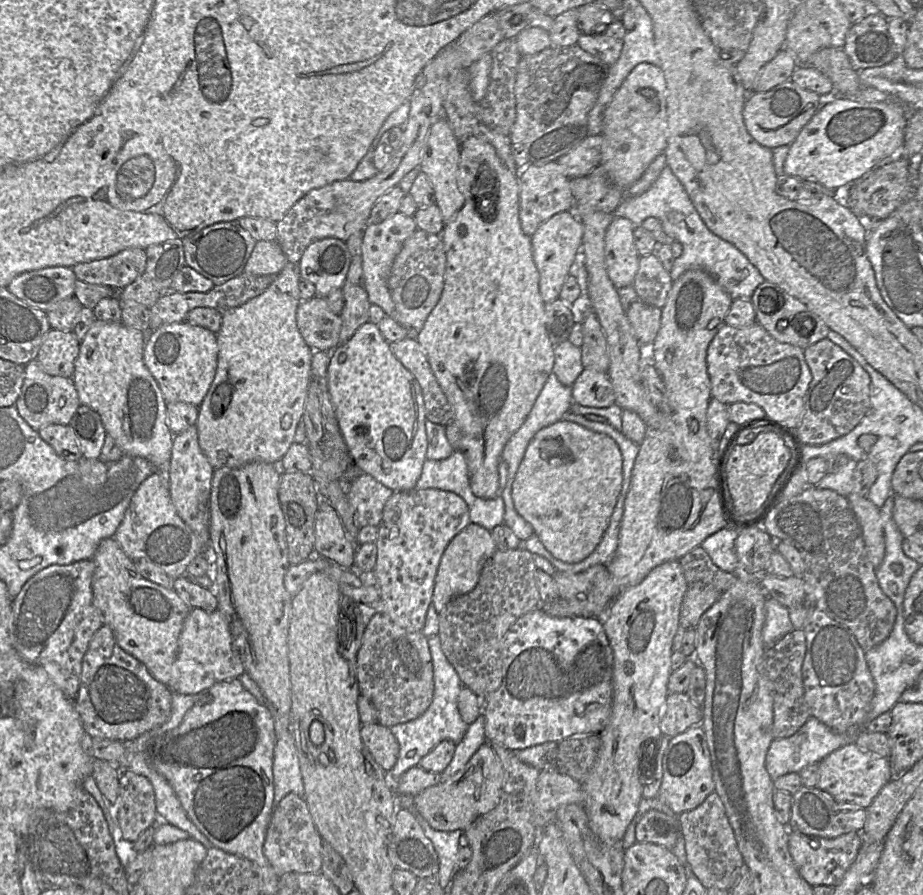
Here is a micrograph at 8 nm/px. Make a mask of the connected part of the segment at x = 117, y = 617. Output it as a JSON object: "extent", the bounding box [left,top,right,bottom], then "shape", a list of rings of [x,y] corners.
{"extent":[92,538,190,687],"shape":[[[114,538],[103,539],[94,555],[95,571],[92,579],[94,605],[100,610],[104,625],[112,630],[117,644],[143,663],[151,675],[168,687],[176,659],[178,640],[190,607],[173,589],[168,589],[145,579]]]}

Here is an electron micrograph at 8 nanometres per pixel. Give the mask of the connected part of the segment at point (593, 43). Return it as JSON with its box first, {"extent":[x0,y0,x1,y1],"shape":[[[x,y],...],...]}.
{"extent":[577,18,626,66],"shape":[[[615,18],[601,34],[582,33],[578,38],[577,46],[611,66],[621,54],[626,32],[620,19]]]}

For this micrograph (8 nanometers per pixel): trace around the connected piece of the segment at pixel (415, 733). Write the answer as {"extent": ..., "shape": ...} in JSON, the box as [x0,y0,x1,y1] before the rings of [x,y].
{"extent":[386,635,469,786],"shape":[[[439,635],[429,636],[427,640],[433,666],[433,698],[430,706],[421,716],[389,728],[399,746],[397,760],[391,770],[386,772],[387,779],[392,786],[403,773],[417,766],[419,761],[440,742],[449,740],[455,745],[458,744],[469,726],[461,718],[457,707],[457,698],[462,687],[460,678],[442,651]]]}

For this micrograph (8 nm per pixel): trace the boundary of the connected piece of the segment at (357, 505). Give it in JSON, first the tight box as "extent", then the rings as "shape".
{"extent":[345,472,394,529],"shape":[[[361,472],[345,487],[356,527],[358,529],[366,525],[378,527],[384,505],[394,491],[365,472]]]}

